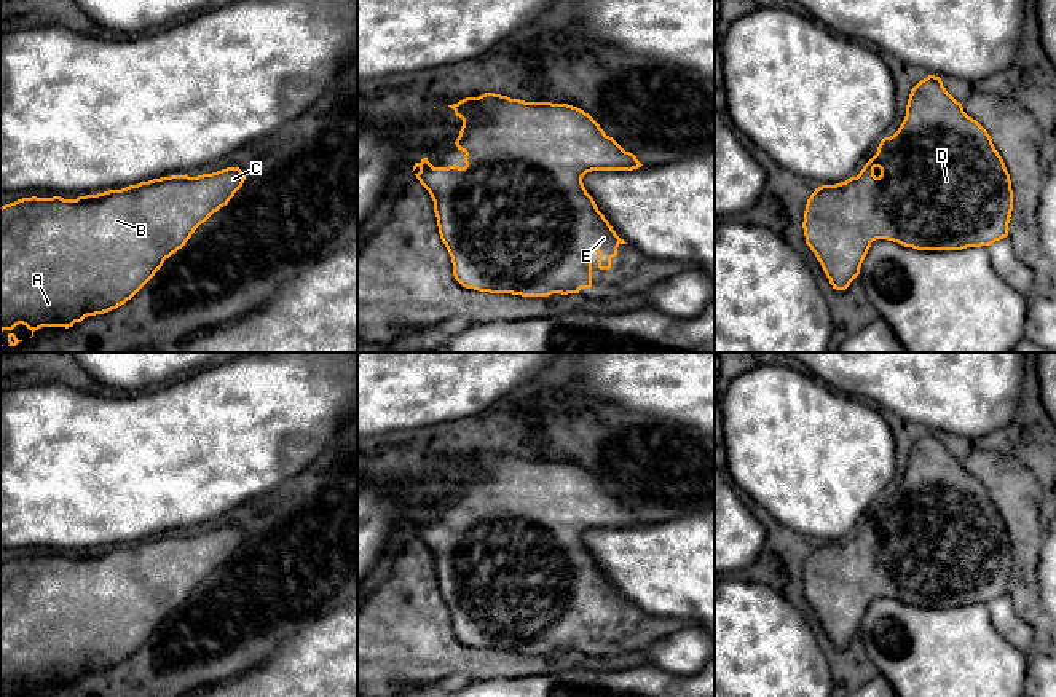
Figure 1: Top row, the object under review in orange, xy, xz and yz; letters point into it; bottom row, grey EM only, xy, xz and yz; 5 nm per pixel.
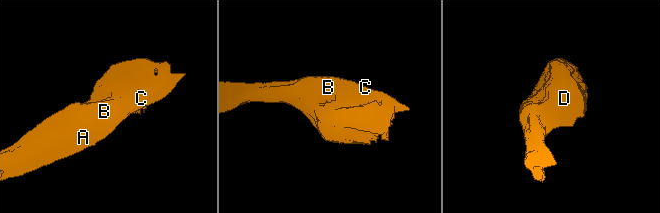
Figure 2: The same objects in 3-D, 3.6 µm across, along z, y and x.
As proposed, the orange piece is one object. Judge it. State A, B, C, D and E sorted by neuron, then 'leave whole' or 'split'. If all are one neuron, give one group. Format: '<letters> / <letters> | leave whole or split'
A B C D E | leave whole

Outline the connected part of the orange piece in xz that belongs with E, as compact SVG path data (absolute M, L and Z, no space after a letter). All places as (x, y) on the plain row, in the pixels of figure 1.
M485 450L448 464L463 477L455 501L466 510L466 523L434 525L423 515L413 528L420 526L415 533L434 558L439 592L451 614L455 636L466 646L522 654L568 652L590 646L592 609L598 609L598 625L609 627L617 604L627 600L598 568L582 534L592 528L633 528L643 522L606 493L589 471L568 461L525 459Z

